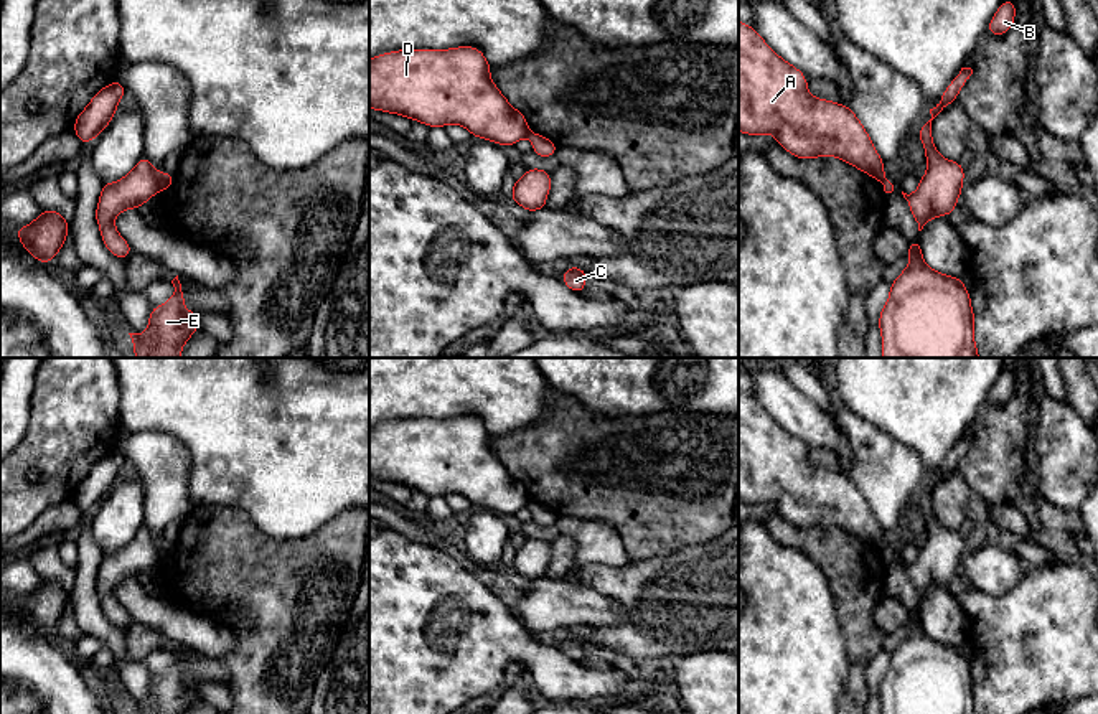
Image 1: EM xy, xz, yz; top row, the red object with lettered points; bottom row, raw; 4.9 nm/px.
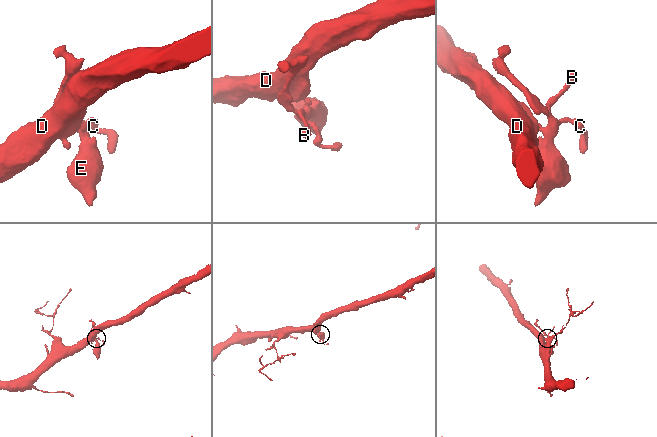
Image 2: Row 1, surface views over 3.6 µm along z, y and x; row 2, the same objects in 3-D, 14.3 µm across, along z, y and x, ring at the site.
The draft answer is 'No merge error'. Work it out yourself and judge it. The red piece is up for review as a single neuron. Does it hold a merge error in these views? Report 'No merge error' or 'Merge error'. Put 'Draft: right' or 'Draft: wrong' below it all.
Merge error
Draft: wrong

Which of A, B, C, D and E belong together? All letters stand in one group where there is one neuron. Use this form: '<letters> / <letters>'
A D / B C E

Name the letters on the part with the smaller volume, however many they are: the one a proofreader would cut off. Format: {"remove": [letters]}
{"remove": ["B", "C", "E"]}

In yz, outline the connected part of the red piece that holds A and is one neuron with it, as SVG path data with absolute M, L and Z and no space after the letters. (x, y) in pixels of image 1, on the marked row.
M739 20L739 130L773 134L800 160L838 157L884 183L884 162L849 106L813 97L806 76Z

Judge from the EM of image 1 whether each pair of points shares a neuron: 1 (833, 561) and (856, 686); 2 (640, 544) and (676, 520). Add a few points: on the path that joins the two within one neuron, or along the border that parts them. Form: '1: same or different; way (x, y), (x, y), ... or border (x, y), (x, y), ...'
1: same; way (856, 592), (858, 655)
2: same; way (648, 536), (668, 520)

